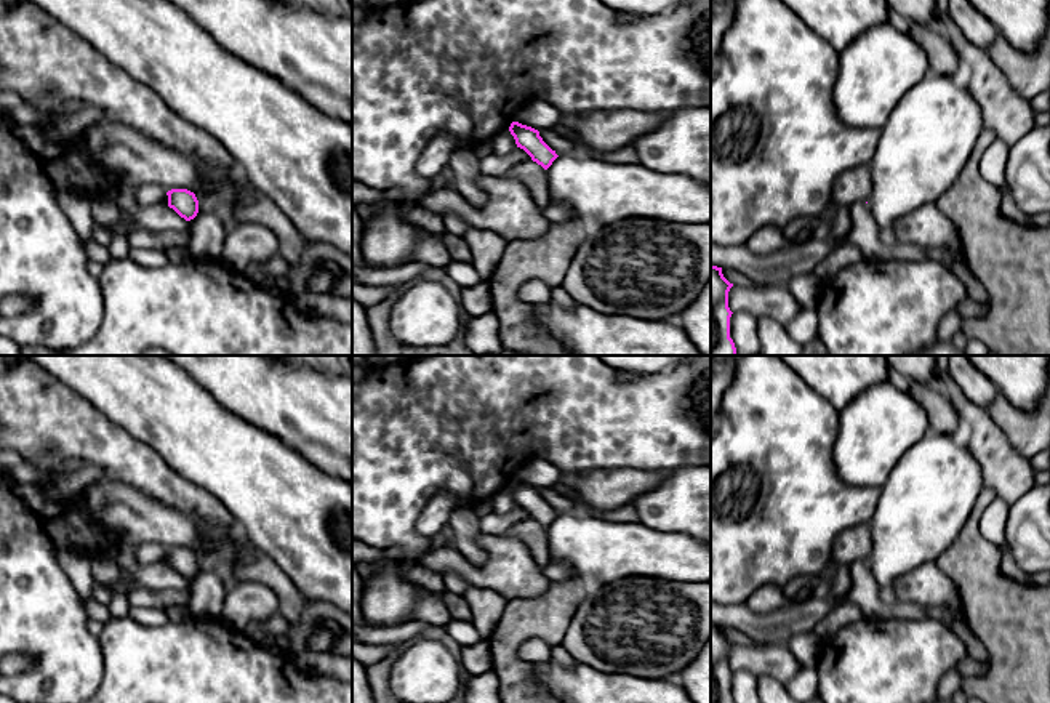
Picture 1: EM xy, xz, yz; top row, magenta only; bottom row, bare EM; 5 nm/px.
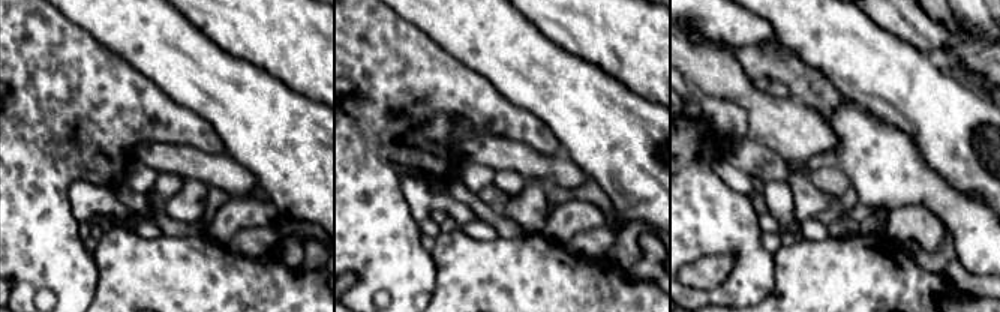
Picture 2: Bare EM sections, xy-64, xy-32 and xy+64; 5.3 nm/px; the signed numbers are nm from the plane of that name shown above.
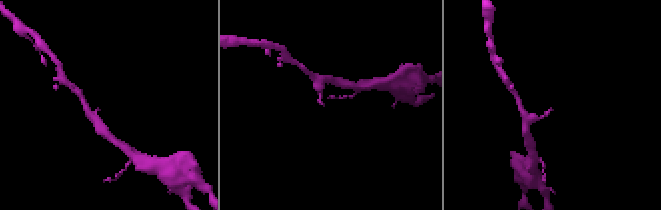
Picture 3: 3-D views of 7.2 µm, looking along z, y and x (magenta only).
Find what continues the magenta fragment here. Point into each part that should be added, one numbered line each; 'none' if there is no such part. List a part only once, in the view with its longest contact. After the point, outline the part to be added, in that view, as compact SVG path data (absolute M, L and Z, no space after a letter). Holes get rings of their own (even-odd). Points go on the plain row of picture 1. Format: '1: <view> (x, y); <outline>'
none

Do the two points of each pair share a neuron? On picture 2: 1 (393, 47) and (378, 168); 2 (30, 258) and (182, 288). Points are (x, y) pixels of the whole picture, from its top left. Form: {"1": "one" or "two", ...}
{"1": "one", "2": "two"}

